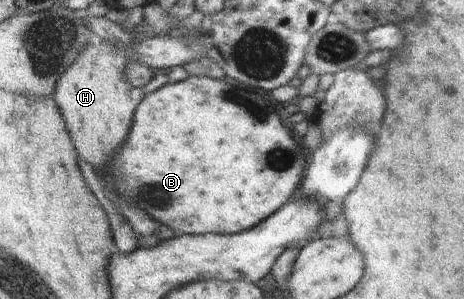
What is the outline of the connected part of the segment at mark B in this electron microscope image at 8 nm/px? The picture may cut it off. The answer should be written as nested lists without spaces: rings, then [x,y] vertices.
[[[187,77],[183,81],[167,83],[159,90],[142,96],[141,102],[134,112],[133,126],[129,128],[127,140],[123,142],[123,146],[117,152],[119,158],[115,160],[115,170],[119,174],[119,186],[121,186],[119,192],[127,192],[127,196],[131,196],[131,200],[135,204],[141,204],[143,212],[145,214],[149,212],[151,218],[155,216],[155,220],[161,220],[163,224],[171,226],[173,230],[185,232],[185,234],[213,232],[213,234],[232,235],[257,226],[262,220],[277,212],[297,192],[310,160],[310,150],[304,146],[302,139],[289,132],[290,128],[283,124],[283,120],[279,118],[279,114],[275,110],[276,105],[277,102],[268,95],[244,88],[227,79],[217,80],[207,77]]]

